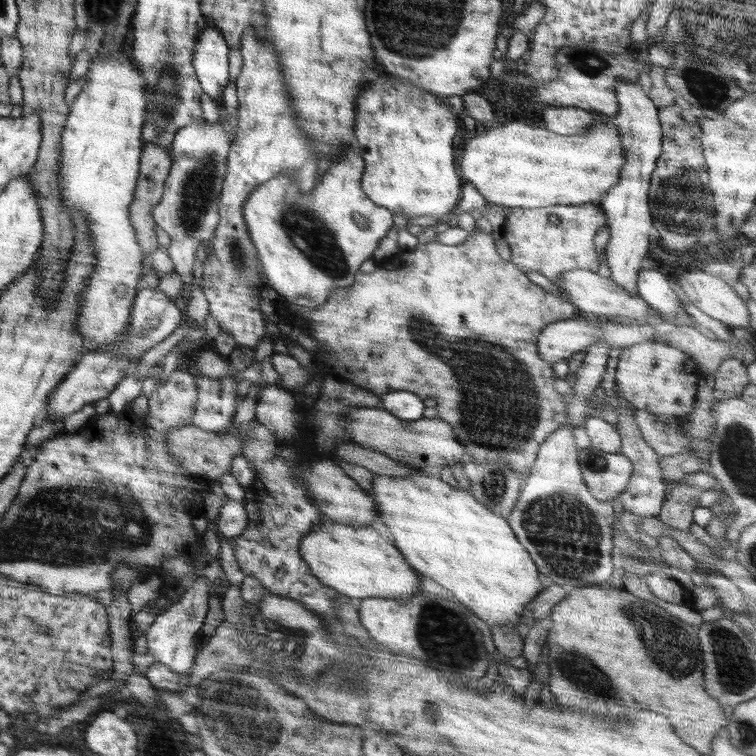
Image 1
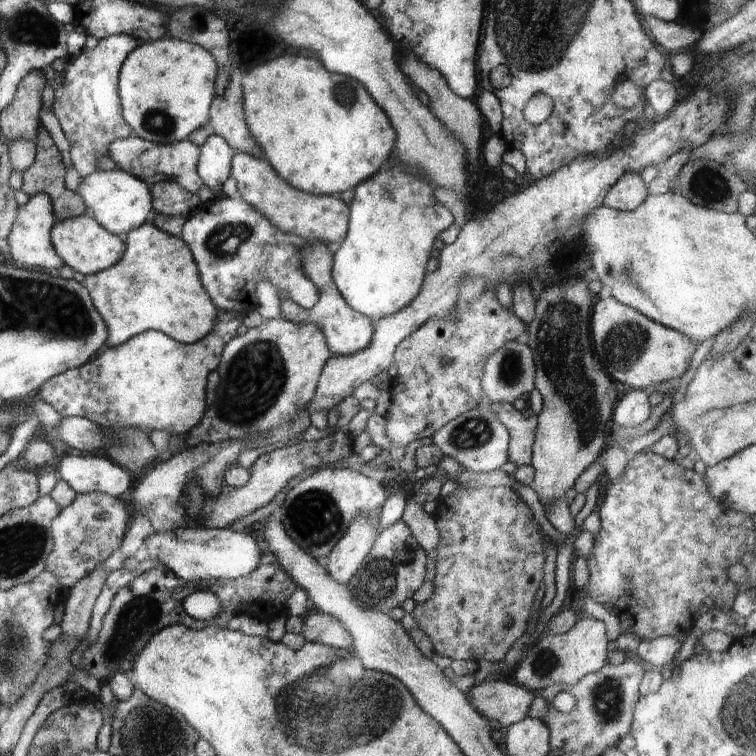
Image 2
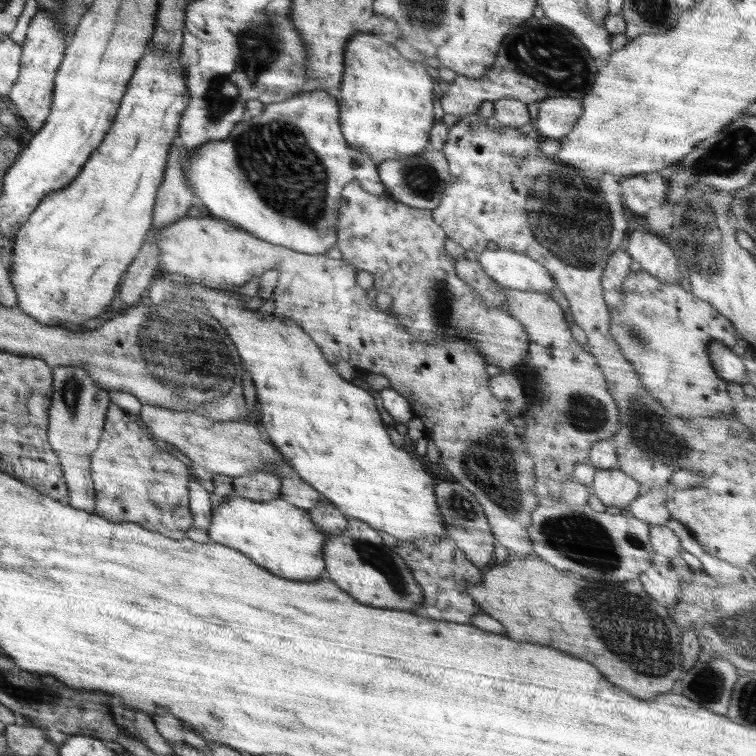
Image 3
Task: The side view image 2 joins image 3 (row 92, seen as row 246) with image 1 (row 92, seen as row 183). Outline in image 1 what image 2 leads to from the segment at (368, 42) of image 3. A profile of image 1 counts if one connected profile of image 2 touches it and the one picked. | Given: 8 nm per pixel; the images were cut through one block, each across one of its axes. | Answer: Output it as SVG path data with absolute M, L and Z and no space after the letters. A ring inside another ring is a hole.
M382 78L360 92L354 126L358 153L365 162L360 185L366 196L394 213L410 217L434 216L438 223L445 222L460 202L463 182L454 167L454 136L458 134L454 114L426 88L402 79Z

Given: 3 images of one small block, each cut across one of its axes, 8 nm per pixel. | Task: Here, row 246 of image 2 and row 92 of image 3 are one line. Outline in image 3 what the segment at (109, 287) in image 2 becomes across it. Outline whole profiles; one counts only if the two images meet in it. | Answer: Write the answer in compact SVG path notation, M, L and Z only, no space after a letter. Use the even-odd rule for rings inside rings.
M148 49L143 58L138 62L131 82L127 84L126 92L122 97L112 126L108 129L108 133L104 136L104 140L102 140L98 149L92 152L88 157L88 160L80 169L75 180L72 180L72 182L62 190L50 192L49 195L46 195L17 233L9 279L17 294L17 306L39 323L47 324L48 326L61 326L60 321L62 320L64 322L84 326L83 323L86 322L86 320L96 318L96 316L100 316L100 314L106 312L106 308L108 308L118 292L119 284L125 276L126 269L132 264L134 257L138 254L138 251L145 242L145 236L153 226L153 208L158 197L157 192L163 181L169 150L173 143L172 141L178 138L178 126L184 109L188 108L190 96L185 83L185 73L184 70L182 70L182 64L180 64L180 56L178 56L178 60L170 60L170 58L166 58L166 56L158 55L159 54L155 53L152 49Z

